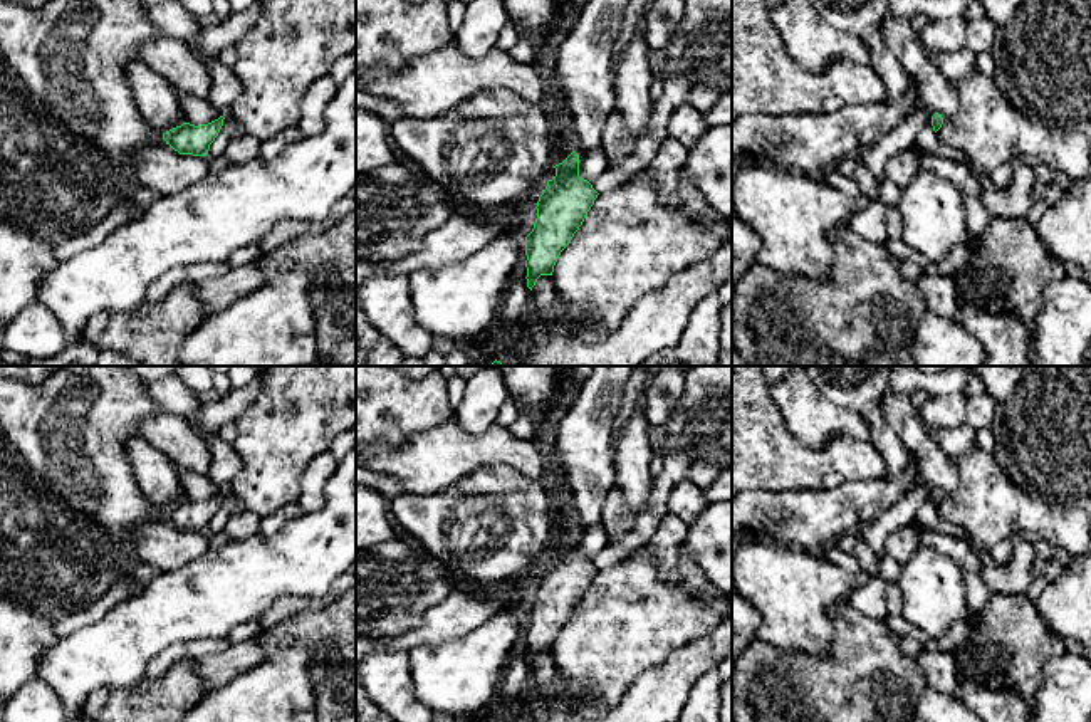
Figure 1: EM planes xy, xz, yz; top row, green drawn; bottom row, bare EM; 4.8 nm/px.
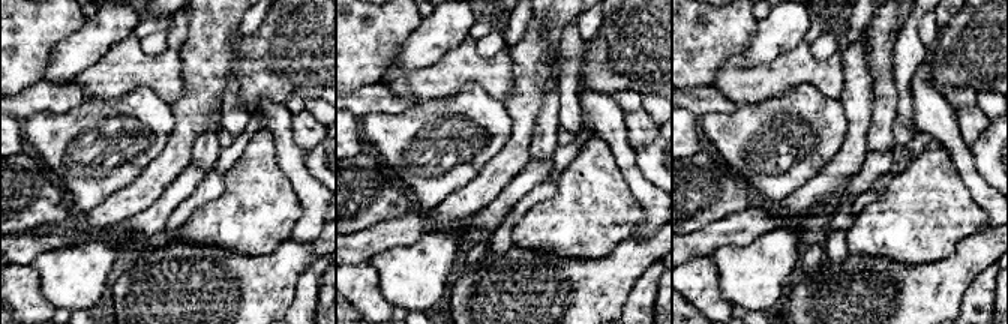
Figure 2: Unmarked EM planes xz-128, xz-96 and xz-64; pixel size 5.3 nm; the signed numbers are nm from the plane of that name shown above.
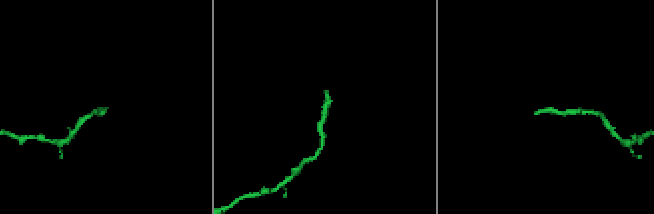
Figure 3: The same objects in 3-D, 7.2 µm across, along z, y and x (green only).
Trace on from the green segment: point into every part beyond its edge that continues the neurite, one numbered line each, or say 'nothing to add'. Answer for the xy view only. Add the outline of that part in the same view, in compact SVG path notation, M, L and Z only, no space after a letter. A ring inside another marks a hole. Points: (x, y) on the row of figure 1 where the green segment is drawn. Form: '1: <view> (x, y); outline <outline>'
nothing to add

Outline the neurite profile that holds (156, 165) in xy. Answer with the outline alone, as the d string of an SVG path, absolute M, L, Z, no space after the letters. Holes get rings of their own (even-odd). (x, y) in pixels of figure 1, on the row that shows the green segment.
M163 138L139 146L123 166L126 181L176 195L208 175L210 158L180 154Z

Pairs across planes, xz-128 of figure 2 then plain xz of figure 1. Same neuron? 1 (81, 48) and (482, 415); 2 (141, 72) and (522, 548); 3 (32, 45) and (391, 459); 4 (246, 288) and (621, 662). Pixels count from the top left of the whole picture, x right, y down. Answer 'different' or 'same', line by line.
1: same
2: different
3: different
4: different

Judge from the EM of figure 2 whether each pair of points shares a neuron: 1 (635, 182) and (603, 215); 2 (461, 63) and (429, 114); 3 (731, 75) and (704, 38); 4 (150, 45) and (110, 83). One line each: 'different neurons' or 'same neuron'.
1: different neurons
2: different neurons
3: different neurons
4: different neurons

